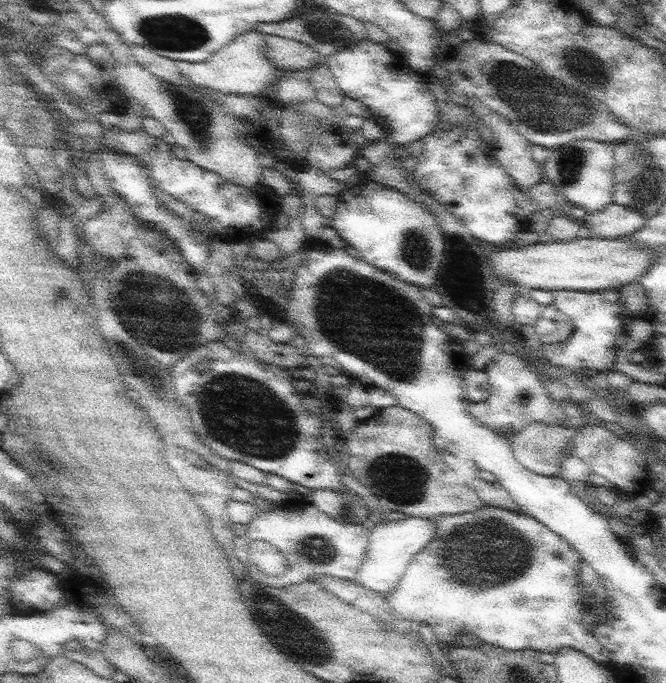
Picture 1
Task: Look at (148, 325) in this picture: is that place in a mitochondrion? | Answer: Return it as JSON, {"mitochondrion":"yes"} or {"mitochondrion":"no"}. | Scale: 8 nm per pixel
{"mitochondrion":"yes"}

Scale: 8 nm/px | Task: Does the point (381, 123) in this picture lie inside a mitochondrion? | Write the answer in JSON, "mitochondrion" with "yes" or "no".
{"mitochondrion":"no"}

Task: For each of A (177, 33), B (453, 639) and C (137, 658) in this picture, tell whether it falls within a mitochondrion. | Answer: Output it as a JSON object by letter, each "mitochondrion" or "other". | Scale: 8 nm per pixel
{"A":"mitochondrion","B":"other","C":"other"}

